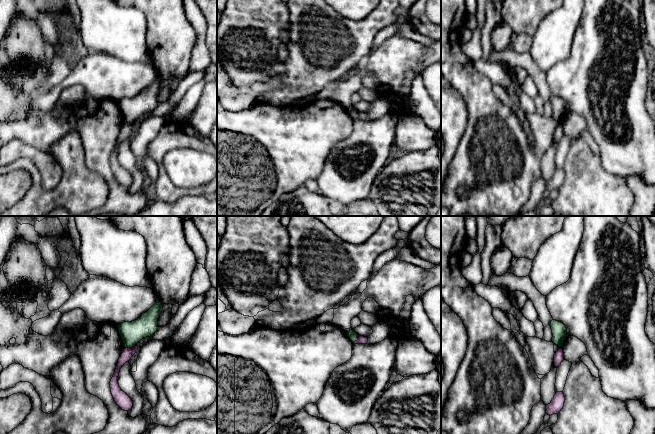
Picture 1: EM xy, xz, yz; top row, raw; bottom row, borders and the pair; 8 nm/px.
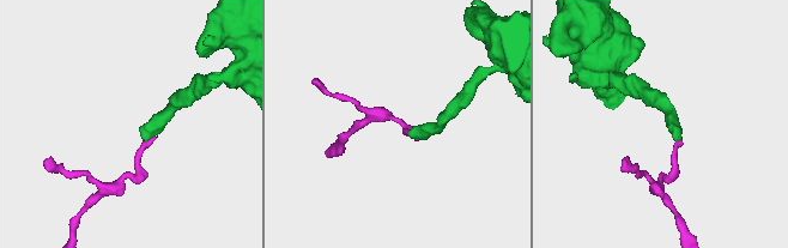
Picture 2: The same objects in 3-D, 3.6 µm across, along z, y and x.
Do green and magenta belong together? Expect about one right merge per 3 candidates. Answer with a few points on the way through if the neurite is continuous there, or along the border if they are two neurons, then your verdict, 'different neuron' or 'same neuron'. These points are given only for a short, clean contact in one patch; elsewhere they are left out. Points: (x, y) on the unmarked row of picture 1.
border xy (135, 120), (131, 123), (124, 123); different neuron

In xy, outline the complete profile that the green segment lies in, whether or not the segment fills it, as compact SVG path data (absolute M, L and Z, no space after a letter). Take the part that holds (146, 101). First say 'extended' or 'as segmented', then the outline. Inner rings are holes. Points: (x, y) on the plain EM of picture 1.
as segmented; M156 74L156 79L137 96L117 101L123 122L132 124L143 114L152 112L159 104L158 94L162 86L163 81Z

